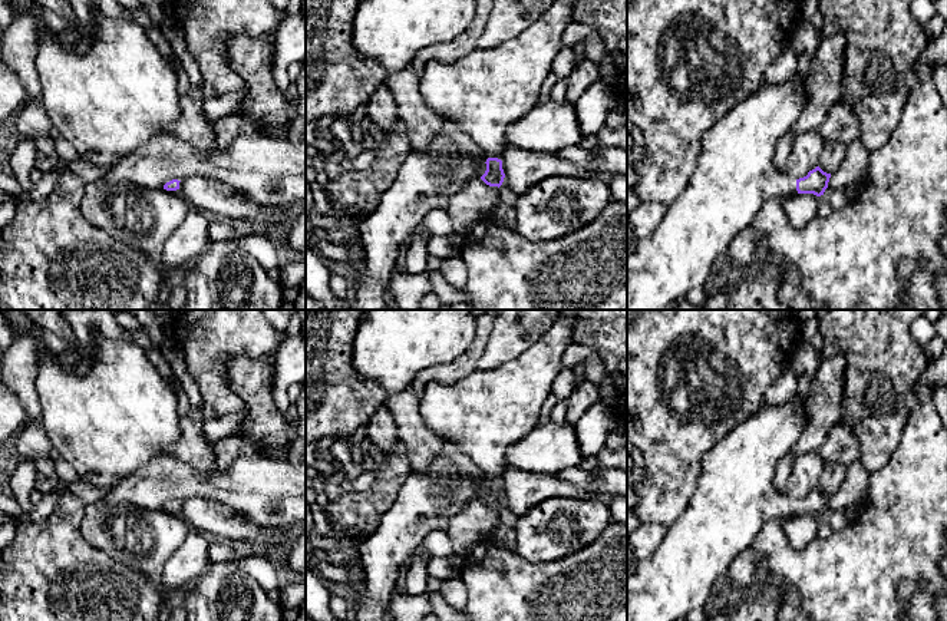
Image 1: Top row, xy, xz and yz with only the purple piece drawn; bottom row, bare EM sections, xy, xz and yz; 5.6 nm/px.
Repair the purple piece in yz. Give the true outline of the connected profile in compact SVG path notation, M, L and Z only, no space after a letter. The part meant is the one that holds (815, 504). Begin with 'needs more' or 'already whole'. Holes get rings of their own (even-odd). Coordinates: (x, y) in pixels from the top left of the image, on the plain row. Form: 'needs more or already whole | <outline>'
needs more | M795 396L781 406L762 406L748 420L739 423L725 439L706 452L696 490L682 516L666 528L659 548L646 559L627 559L627 621L683 621L694 608L703 608L717 577L726 572L732 561L752 546L771 519L786 519L793 515L824 516L831 495L819 488L806 498L795 501L773 486L778 462L791 455L808 417L806 397Z

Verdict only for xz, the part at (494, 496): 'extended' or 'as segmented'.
extended

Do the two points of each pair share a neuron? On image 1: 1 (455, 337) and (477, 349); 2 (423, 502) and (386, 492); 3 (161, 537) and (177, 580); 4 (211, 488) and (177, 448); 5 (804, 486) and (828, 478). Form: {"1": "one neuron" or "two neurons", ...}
{"1": "two neurons", "2": "two neurons", "3": "two neurons", "4": "two neurons", "5": "two neurons"}

